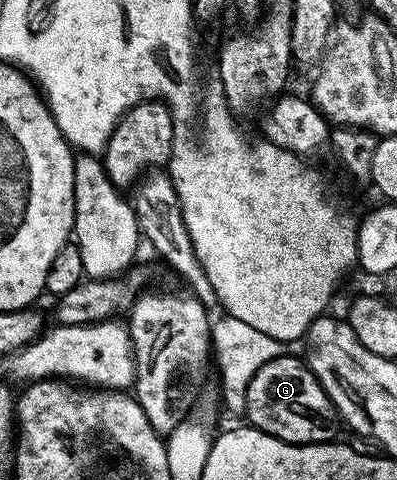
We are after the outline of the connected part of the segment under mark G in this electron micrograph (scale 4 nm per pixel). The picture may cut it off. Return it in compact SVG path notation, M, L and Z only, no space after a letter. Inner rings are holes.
M292 353L267 361L247 385L244 418L284 443L327 443L338 438L339 416L323 385Z

